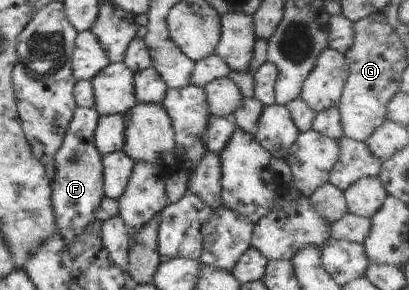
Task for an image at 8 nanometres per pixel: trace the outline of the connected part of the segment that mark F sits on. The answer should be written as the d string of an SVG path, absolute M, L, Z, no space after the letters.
M76 107L69 122L63 145L54 157L51 181L51 203L58 233L70 244L91 222L104 195L102 155L94 144L94 133L100 115L93 108Z

